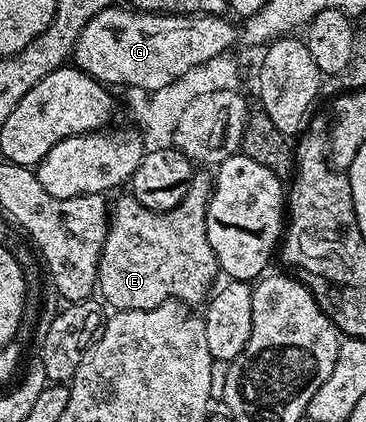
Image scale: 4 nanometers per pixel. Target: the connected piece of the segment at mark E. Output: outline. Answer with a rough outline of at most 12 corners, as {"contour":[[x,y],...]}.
{"contour":[[212,173],[170,210],[112,203],[96,284],[114,311],[200,307]]}

